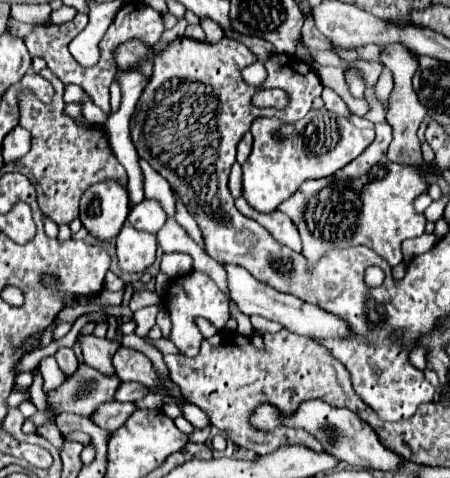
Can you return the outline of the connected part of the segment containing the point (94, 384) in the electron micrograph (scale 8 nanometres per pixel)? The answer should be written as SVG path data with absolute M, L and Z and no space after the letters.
M79 365L77 373L65 379L65 383L47 393L47 401L51 403L51 419L59 413L75 413L81 417L91 417L91 413L107 401L113 401L113 391L117 391L119 379L105 377L99 371L89 369L87 365Z

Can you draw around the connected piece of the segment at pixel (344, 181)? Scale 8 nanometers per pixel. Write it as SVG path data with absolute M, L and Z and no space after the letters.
M377 123L375 133L375 141L365 153L353 159L353 163L347 163L347 167L341 167L335 175L301 183L301 187L277 207L297 225L303 253L309 263L317 263L317 259L329 249L365 245L395 267L403 259L401 243L425 233L427 219L423 213L413 209L413 201L429 189L433 181L431 169L427 165L417 167L391 163L387 159L391 125Z

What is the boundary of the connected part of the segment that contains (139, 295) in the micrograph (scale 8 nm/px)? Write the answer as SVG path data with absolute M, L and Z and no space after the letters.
M143 289L133 294L129 308L134 313L137 310L143 308L145 305L158 305L160 303L160 297L157 295L156 291Z

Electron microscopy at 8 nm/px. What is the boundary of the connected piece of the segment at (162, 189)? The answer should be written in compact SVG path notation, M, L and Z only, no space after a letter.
M145 161L139 163L141 165L141 171L143 171L143 191L145 191L145 197L153 197L157 201L161 201L167 217L175 217L175 205L177 205L177 199L171 191L171 187L165 183L165 179L161 179L159 175L157 177L151 177L155 175L157 171L153 171L153 167L147 167Z

